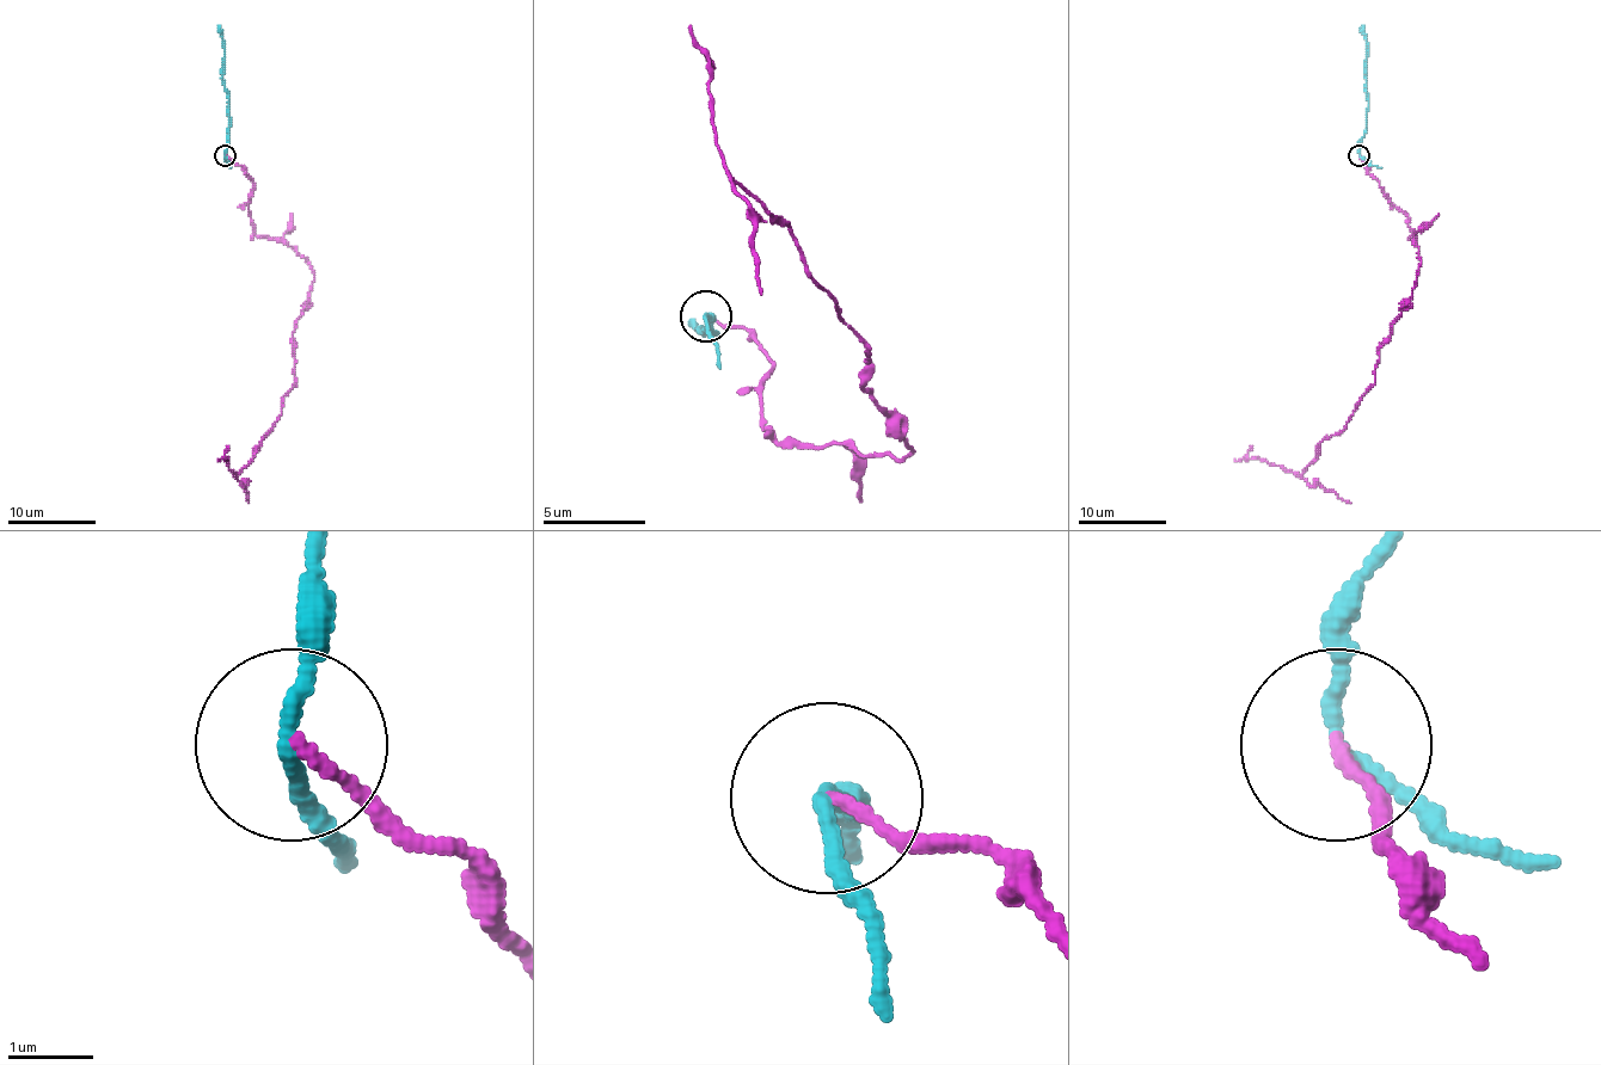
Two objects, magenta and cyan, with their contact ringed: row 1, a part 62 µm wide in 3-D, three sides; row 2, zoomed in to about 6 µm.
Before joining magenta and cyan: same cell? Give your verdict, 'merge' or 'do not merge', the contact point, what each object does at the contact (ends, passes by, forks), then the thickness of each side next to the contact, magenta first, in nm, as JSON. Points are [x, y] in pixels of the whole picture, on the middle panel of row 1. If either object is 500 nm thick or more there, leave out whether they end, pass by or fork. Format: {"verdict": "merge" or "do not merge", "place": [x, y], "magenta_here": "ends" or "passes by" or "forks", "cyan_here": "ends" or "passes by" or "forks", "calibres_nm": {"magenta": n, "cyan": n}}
{"verdict": "do not merge", "place": [705, 315], "magenta_here": "ends", "cyan_here": "passes by", "calibres_nm": {"magenta": 130, "cyan": 170}}

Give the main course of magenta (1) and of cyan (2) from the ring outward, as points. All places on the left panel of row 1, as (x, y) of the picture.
1: (225, 154), (252, 183), (257, 235), (293, 246), (314, 282), (275, 426), (235, 474), (218, 459)
2: (225, 154), (228, 96), (222, 78), (225, 41), (218, 25)

